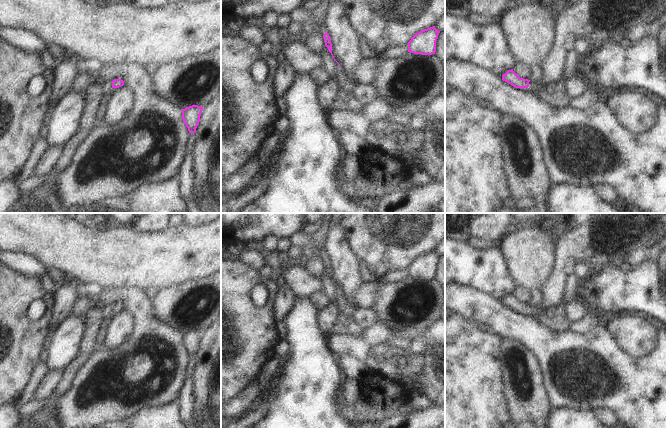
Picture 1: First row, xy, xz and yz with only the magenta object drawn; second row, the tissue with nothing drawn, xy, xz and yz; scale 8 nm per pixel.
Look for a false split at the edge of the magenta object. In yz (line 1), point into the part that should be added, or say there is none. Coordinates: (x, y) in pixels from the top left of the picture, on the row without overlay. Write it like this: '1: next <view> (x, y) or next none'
1: next yz (535, 311)

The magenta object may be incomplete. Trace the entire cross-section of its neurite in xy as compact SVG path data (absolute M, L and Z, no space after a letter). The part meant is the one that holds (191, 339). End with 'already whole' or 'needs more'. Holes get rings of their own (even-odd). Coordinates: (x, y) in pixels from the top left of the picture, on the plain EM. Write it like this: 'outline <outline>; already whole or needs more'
outline M192 329L182 333L182 343L189 357L195 357L196 352L200 346L200 339L202 337L203 331L198 329Z; already whole

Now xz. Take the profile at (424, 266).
outline M435 250L416 257L408 266L408 276L421 279L435 278L439 257Z; already whole

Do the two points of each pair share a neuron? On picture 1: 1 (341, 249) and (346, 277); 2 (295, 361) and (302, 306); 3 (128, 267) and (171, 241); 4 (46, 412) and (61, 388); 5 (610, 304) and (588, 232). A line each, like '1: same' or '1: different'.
1: same
2: same
3: same
4: same
5: different

